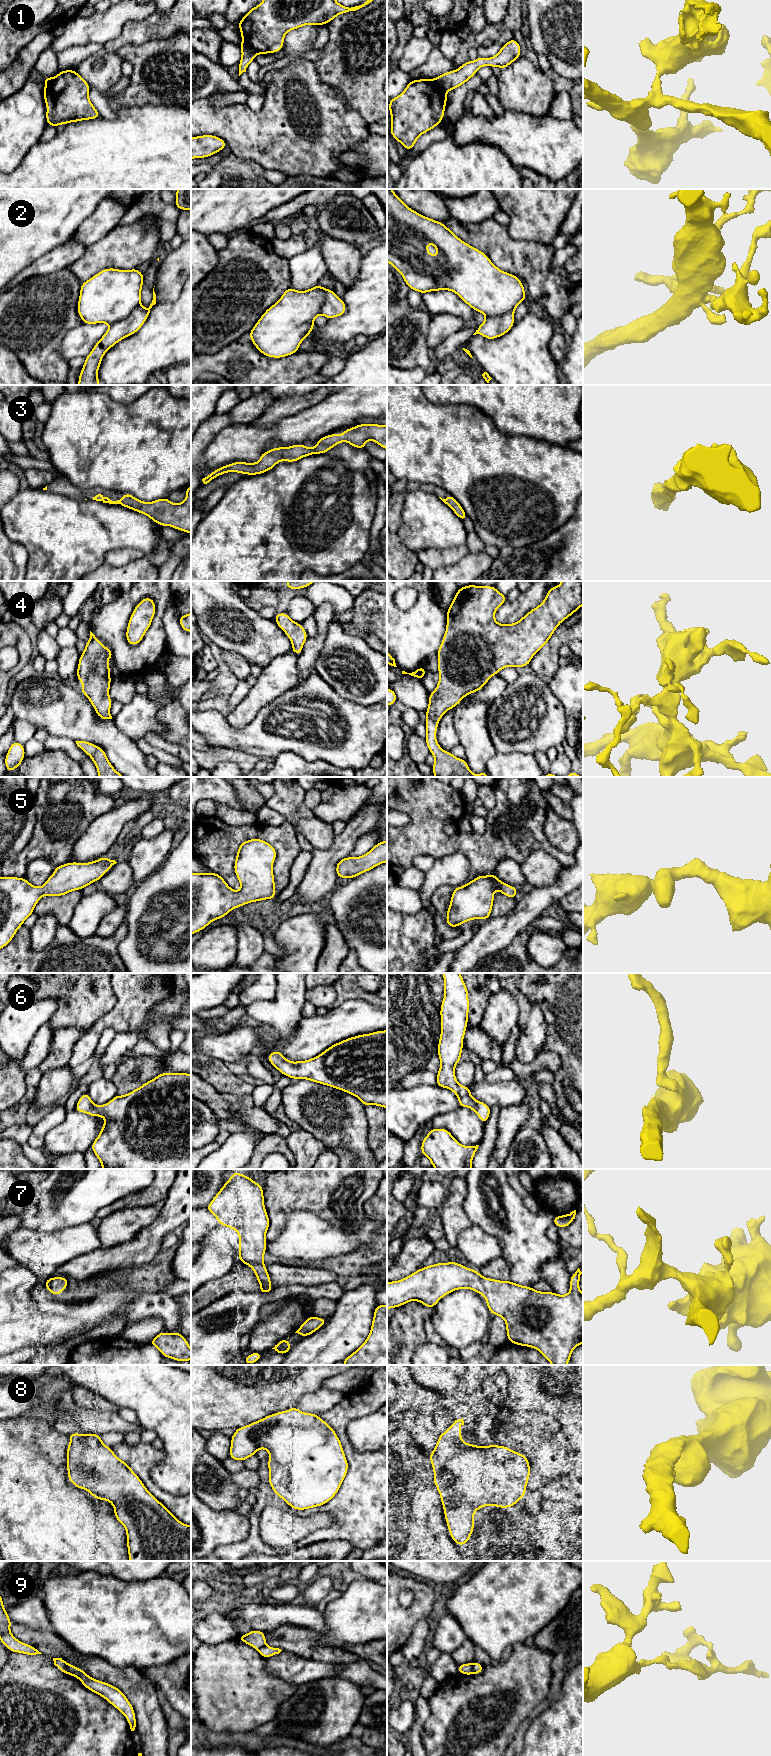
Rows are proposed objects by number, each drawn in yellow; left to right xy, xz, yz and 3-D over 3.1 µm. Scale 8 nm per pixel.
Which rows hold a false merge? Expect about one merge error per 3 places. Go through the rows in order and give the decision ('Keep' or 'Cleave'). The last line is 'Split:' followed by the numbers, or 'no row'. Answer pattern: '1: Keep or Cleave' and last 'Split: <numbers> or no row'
1: Cleave
2: Cleave
3: Keep
4: Keep
5: Keep
6: Keep
7: Keep
8: Keep
9: Cleave
Split: 1, 2, 9

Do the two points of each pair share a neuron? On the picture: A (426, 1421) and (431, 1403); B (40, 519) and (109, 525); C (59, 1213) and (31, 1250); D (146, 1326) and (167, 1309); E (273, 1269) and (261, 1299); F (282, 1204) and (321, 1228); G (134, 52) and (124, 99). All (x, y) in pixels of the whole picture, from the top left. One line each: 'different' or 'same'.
A: different
B: same
C: different
D: different
E: different
F: different
G: same

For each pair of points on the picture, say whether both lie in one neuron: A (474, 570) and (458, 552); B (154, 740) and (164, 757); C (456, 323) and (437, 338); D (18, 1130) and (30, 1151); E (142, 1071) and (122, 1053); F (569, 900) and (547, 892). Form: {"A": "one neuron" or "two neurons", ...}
{"A": "two neurons", "B": "two neurons", "C": "one neuron", "D": "one neuron", "E": "two neurons", "F": "two neurons"}

